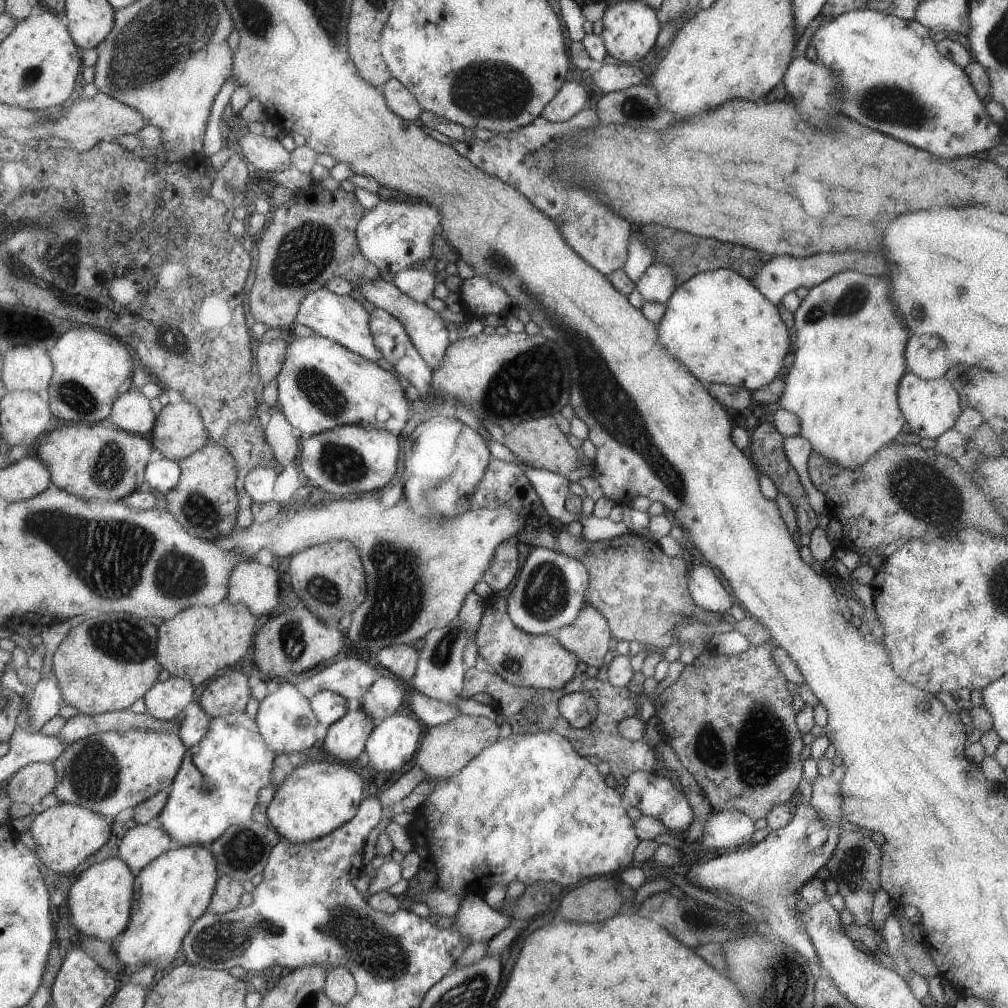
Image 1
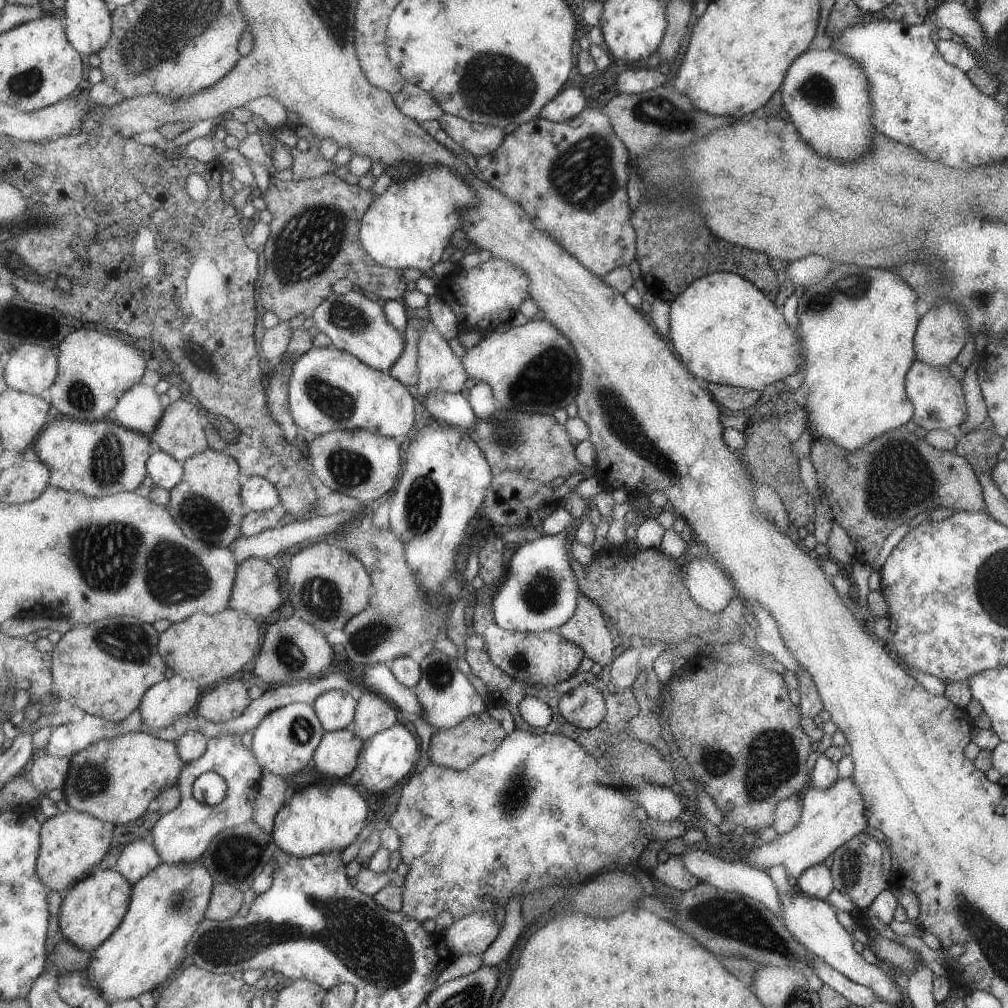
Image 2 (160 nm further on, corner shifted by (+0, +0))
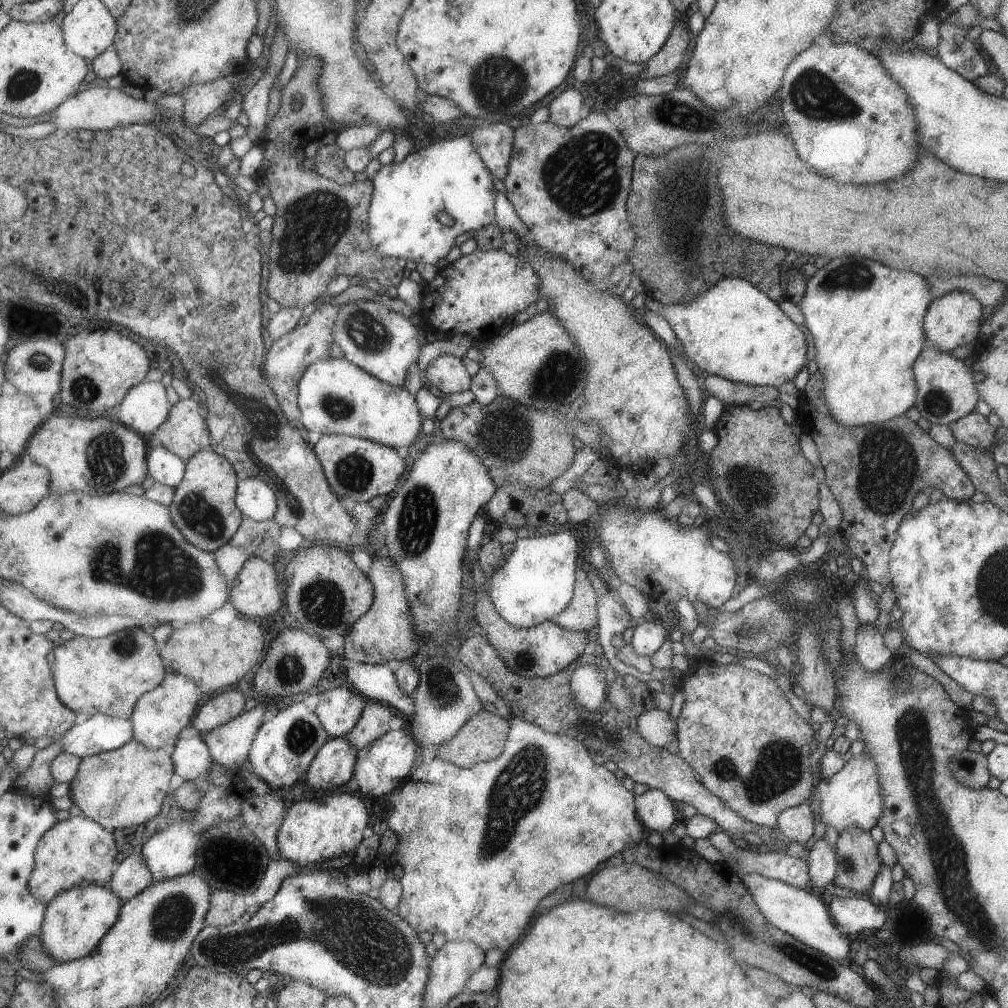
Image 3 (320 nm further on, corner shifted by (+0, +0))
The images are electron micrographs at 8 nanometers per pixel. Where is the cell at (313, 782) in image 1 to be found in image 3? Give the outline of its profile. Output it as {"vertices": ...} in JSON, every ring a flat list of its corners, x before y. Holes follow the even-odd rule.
{"vertices":[[338,792,331,793,325,802,317,800,297,801,286,810,286,817,278,832,278,845,283,859,296,862,300,867,309,869,318,866,323,860,349,860,349,856,357,856,357,848,365,844,365,838,369,830,369,810,367,804,360,796,354,793]]}

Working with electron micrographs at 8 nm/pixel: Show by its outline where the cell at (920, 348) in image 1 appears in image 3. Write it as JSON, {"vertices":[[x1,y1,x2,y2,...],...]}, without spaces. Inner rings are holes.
{"vertices":[[947,291,933,299,924,315,924,347,935,347,940,351,951,352,956,346,973,344,980,332,981,309,985,307,981,300,968,292]]}

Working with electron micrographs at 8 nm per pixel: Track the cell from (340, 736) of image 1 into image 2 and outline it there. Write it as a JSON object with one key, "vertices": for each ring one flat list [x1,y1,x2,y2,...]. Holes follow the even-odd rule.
{"vertices":[[353,726,328,731,314,755,315,768,325,777,341,780,351,776,361,762,365,741,356,735]]}

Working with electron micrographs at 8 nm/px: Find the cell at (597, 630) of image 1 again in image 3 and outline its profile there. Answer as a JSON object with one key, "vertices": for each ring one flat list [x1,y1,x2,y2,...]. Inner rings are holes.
{"vertices":[[578,567,576,570,576,589,569,606,555,620,566,629,585,631,597,624,597,594,595,578,590,569]]}

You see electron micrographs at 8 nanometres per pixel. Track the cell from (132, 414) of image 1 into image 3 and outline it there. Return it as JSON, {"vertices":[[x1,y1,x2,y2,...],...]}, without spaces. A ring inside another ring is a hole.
{"vertices":[[143,381,120,404,119,421,149,436,169,418,171,409,167,388,160,381]]}

